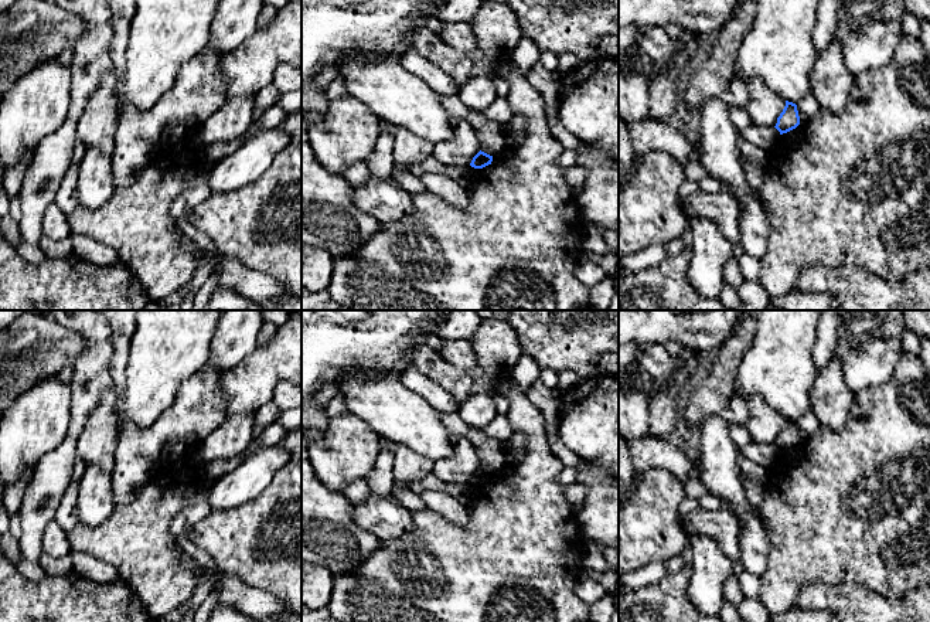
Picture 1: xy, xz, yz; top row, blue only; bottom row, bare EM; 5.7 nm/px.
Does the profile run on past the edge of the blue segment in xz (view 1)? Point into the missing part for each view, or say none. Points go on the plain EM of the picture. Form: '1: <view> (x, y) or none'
1: none

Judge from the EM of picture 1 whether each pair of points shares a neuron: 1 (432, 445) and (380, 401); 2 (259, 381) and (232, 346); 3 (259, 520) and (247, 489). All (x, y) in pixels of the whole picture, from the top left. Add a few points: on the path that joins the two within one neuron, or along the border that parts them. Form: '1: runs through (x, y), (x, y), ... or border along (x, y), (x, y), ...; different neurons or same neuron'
1: runs through (419, 432), (402, 415), (392, 411); same neuron
2: border along (256, 346), (238, 364), (225, 371); different neurons
3: border along (273, 476), (252, 499), (220, 512); different neurons

